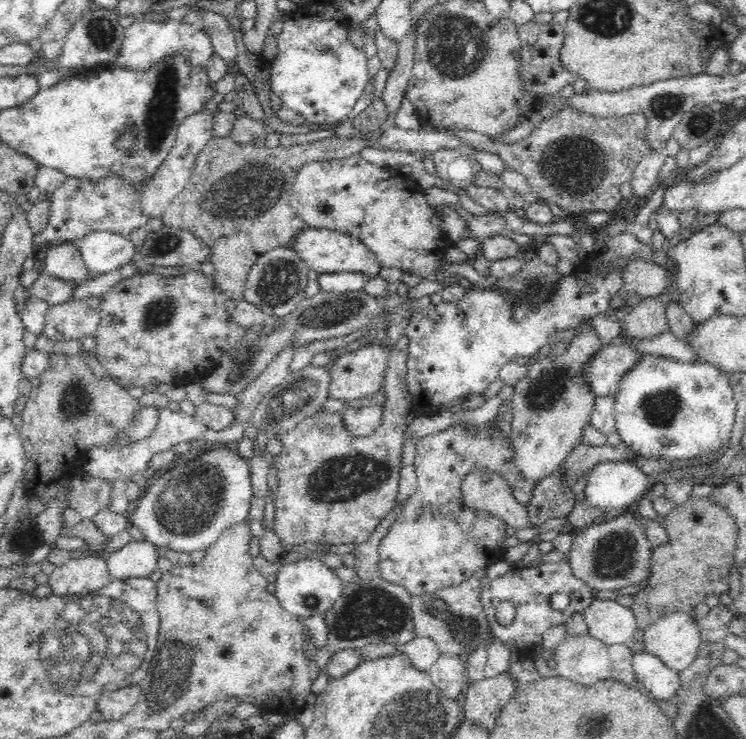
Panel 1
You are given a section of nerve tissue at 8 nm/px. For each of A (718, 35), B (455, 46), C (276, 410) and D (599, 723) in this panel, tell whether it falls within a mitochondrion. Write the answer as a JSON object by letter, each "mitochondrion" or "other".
{"A":"other","B":"mitochondrion","C":"mitochondrion","D":"other"}

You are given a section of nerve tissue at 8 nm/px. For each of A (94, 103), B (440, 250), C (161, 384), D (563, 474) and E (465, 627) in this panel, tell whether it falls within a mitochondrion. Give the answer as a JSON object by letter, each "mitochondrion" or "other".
{"A":"other","B":"other","C":"other","D":"other","E":"mitochondrion"}

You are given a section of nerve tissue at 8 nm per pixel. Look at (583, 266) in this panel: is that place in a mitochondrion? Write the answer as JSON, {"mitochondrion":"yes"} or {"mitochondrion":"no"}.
{"mitochondrion":"no"}

